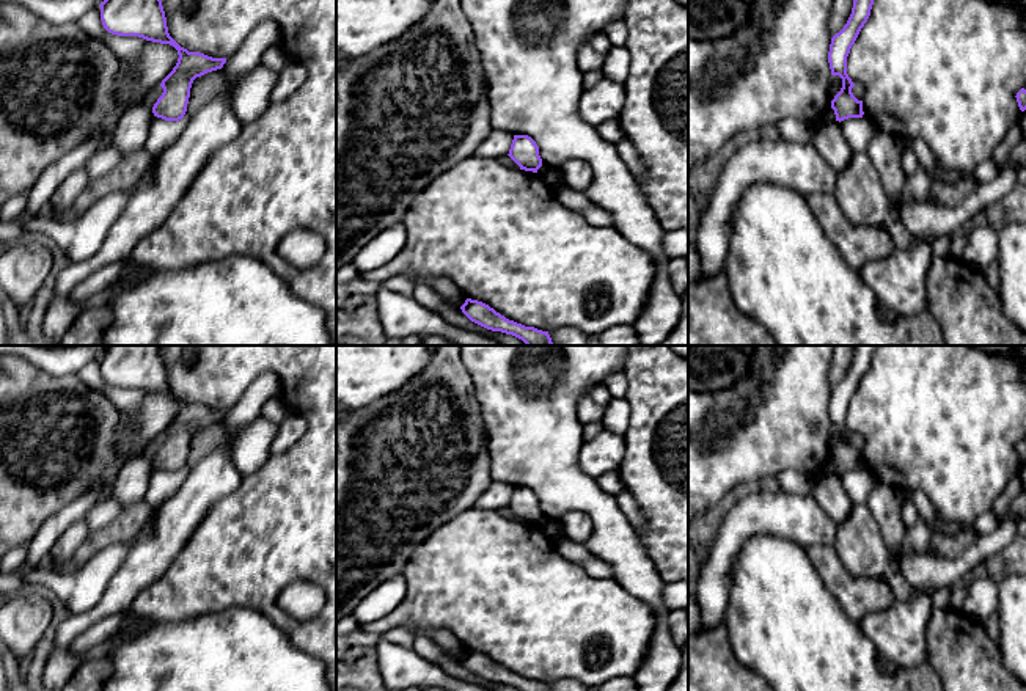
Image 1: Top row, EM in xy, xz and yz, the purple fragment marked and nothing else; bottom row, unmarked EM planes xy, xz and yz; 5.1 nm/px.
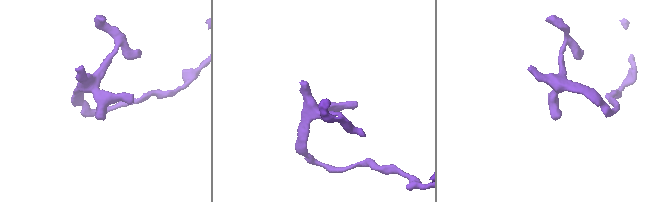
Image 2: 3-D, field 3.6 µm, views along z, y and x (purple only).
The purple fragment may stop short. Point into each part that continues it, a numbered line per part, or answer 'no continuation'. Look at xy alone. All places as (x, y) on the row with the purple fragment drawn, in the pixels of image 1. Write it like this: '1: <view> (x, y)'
no continuation

